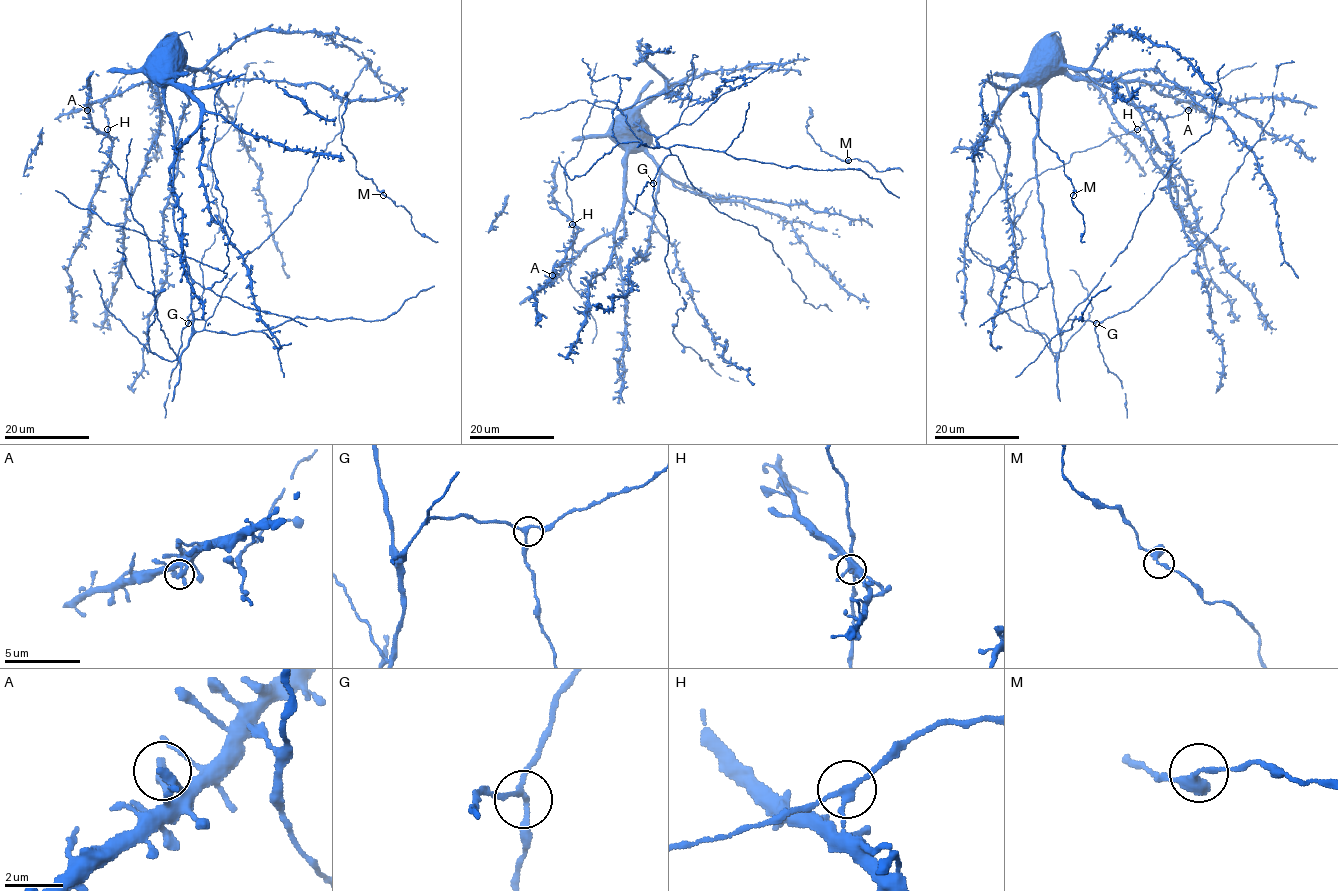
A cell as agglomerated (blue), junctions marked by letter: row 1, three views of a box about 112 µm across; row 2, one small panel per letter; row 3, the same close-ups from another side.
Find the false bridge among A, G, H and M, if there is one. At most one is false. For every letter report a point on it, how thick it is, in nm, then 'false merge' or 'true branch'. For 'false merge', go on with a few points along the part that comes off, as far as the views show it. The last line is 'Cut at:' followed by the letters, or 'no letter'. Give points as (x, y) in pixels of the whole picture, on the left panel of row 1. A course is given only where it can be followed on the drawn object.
A: at (87, 110); 200 nm thick; true branch
G: at (188, 323); 180 nm thick; true branch
H: at (107, 129); 220 nm thick; true branch
M: at (383, 195); 240 nm thick; true branch
Cut at: no letter

